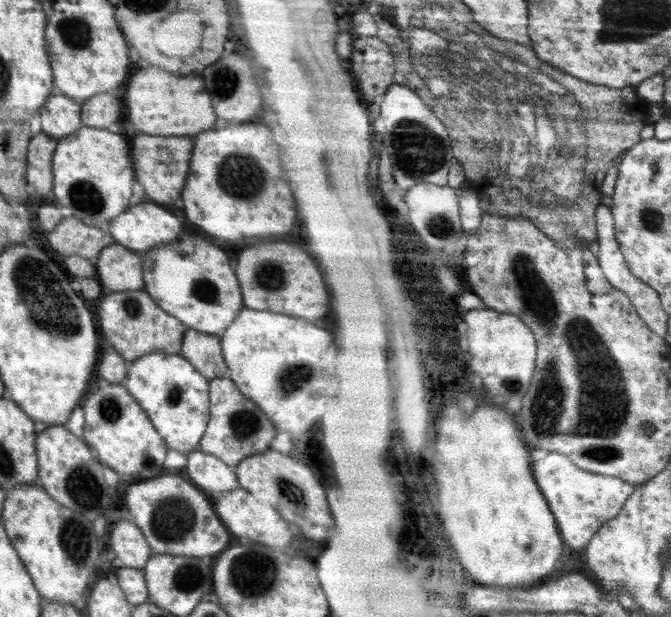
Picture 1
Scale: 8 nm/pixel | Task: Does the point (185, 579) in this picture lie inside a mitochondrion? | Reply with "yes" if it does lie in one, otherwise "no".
yes

